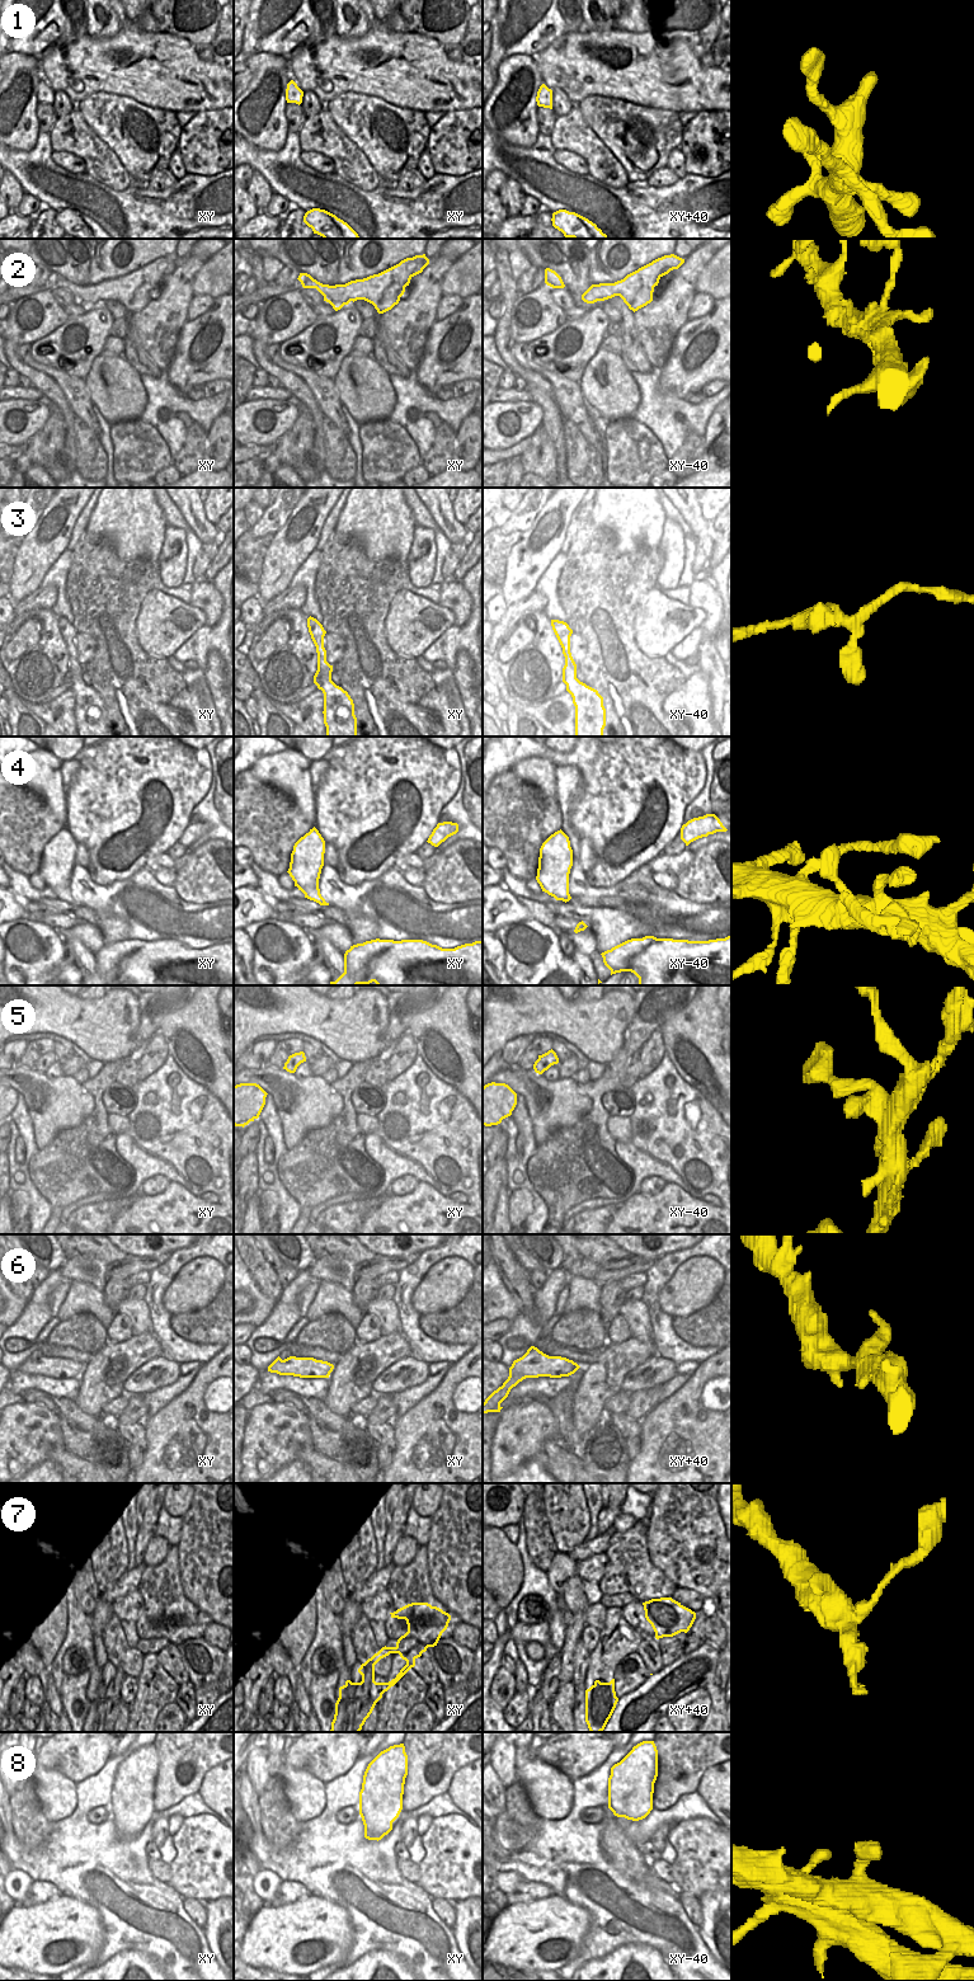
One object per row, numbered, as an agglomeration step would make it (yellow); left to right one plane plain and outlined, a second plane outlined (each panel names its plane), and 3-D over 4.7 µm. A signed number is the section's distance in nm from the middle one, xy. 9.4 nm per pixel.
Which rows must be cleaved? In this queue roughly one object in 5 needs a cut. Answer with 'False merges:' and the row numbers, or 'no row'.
False merges: 7

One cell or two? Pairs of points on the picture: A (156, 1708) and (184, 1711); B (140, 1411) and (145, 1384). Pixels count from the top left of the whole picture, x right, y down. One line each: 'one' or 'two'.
A: two
B: two

